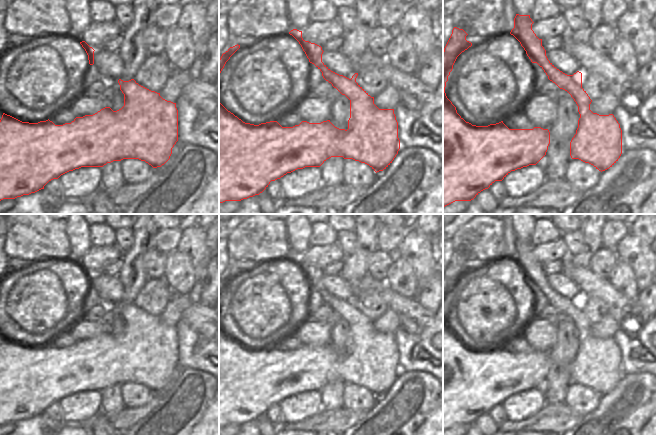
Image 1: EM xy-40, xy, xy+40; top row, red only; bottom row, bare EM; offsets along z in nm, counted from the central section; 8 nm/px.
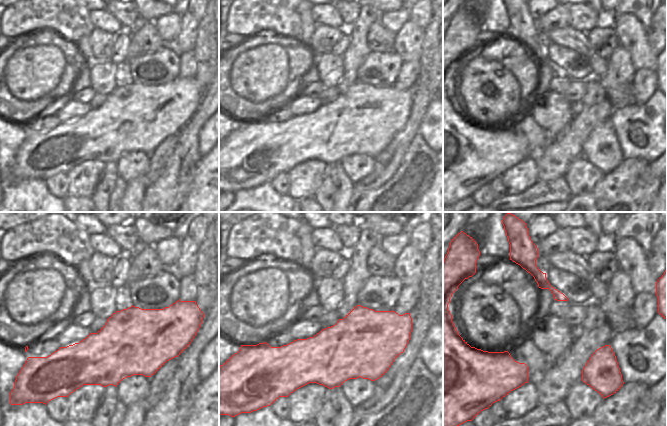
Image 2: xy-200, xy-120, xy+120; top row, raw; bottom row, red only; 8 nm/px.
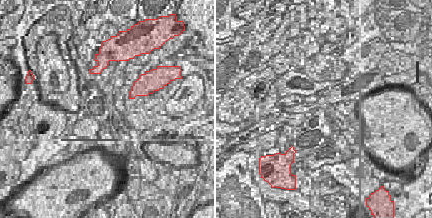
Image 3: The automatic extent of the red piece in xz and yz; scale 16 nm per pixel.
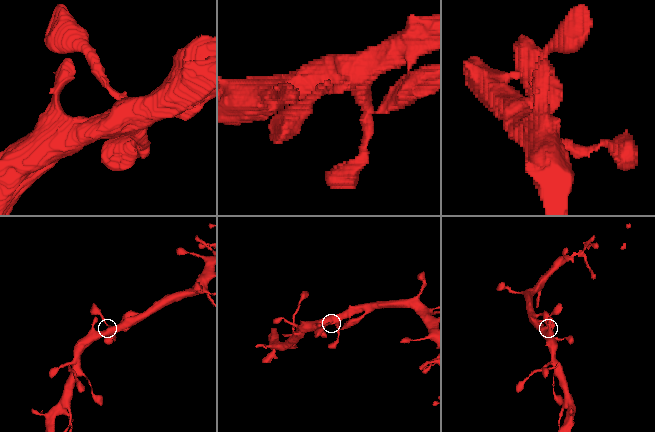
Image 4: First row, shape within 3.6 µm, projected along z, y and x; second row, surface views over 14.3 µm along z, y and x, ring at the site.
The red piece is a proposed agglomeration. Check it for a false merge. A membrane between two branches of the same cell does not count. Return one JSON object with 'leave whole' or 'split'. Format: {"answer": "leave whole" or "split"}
{"answer": "leave whole"}

